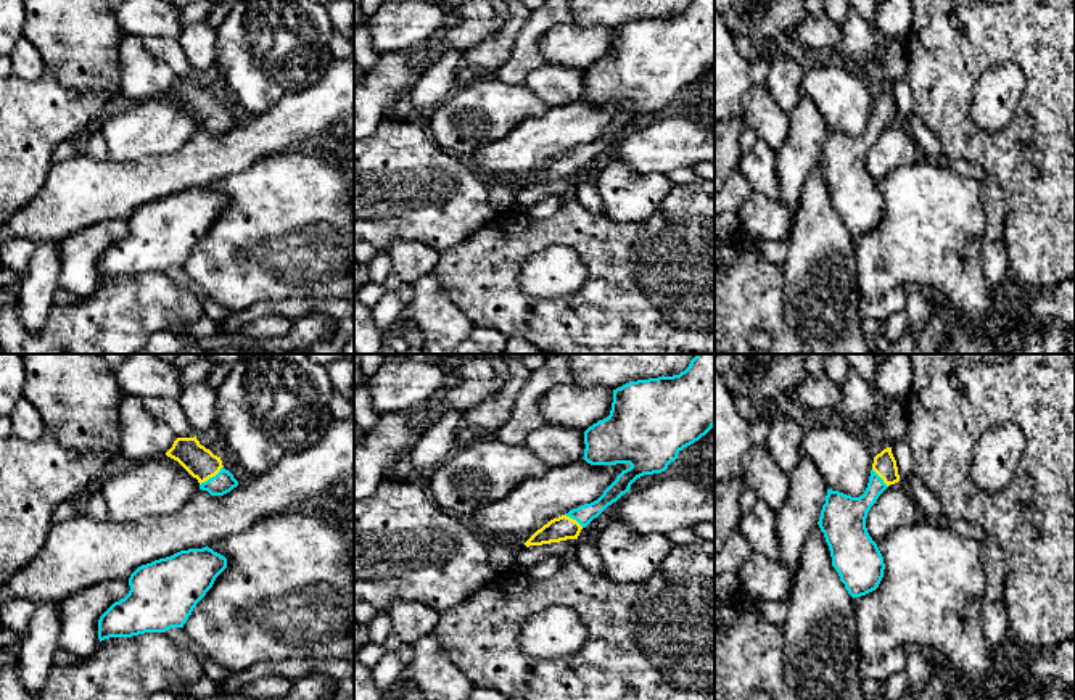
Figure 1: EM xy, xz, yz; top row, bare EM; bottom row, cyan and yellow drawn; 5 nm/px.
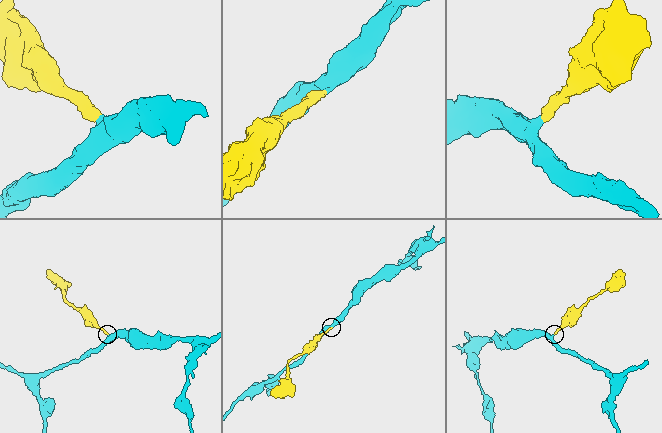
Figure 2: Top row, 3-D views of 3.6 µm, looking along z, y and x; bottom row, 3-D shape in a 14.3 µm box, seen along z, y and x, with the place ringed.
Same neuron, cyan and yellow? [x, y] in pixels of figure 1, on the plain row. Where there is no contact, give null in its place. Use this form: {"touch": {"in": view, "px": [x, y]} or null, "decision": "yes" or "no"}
{"touch": {"in": "xy", "px": [213, 116]}, "decision": "yes"}

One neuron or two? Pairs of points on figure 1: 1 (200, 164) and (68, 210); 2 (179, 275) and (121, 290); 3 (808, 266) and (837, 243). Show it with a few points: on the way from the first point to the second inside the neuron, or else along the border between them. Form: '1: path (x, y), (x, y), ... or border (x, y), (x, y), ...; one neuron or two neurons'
1: path (168, 174), (115, 190), (100, 190); one neuron
2: border (168, 277), (185, 285), (200, 300); two neurons
3: path (815, 264), (831, 248); one neuron

